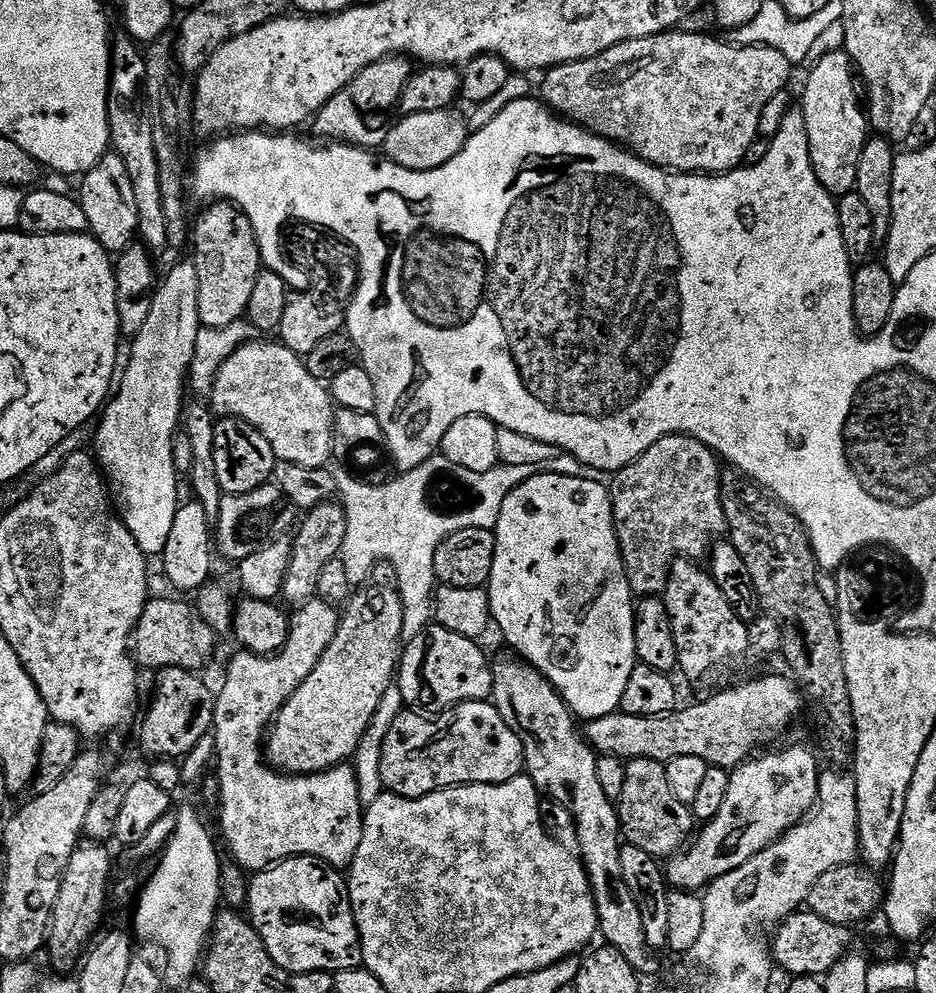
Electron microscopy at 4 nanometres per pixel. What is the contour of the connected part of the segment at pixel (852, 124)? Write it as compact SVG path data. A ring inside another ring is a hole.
M841 50L826 54L826 58L815 61L811 67L812 73L804 84L802 101L810 142L810 162L821 186L833 198L839 198L855 189L858 158L862 158L862 146L870 138L870 121L861 101L860 104L856 101L858 80L847 52Z

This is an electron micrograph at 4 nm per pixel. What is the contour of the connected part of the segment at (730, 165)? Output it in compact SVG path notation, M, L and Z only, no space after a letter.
M687 30L660 32L657 36L647 36L641 40L627 40L589 60L559 64L556 68L547 69L543 73L544 81L538 84L539 99L557 116L580 125L585 132L601 136L612 144L619 144L621 148L631 152L639 160L654 165L655 168L662 168L677 174L731 172L743 165L743 156L746 154L746 150L760 136L758 118L762 118L762 106L766 106L766 102L770 102L770 98L774 98L774 94L783 92L789 87L787 85L788 75L794 72L794 65L782 53L773 48L741 48L731 42L723 44L722 41L715 40L714 37L708 35L704 32L689 32Z

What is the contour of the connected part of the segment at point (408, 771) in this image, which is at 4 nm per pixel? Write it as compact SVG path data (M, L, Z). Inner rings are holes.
M488 700L466 701L464 704L454 705L452 708L445 709L439 715L433 716L405 710L400 713L398 718L394 718L394 726L390 726L382 746L382 782L385 789L394 793L395 796L405 796L411 800L422 798L426 794L440 792L443 788L456 788L460 784L501 784L502 782L510 782L524 771L524 747L518 738L518 734L514 734L514 730L510 730L510 726L506 726L502 714L498 714L495 704Z

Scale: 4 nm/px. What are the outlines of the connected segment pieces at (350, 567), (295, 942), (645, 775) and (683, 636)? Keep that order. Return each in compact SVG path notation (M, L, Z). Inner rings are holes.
M437 454L422 462L422 466L397 475L397 480L392 480L389 484L363 484L352 476L337 475L338 500L343 504L346 514L346 538L342 542L339 555L346 568L346 577L352 586L365 584L377 567L376 560L389 560L387 563L396 572L404 607L403 635L408 638L414 637L434 620L434 589L438 584L434 574L434 554L445 538L467 528L495 529L502 514L502 502L506 502L508 495L524 480L542 474L562 474L566 478L578 478L585 475L585 472L586 469L580 460L567 454L550 458L550 462L541 462L538 466L510 466L499 463L495 468L486 470L482 474L474 474L474 470L454 466L454 462Z
M291 856L289 860L281 860L255 873L248 882L246 912L272 961L288 972L335 974L361 967L364 955L360 949L358 926L348 897L348 885L345 877L331 864L323 863L313 856Z
M637 755L626 763L626 782L622 798L616 804L620 816L620 834L627 843L646 850L657 858L671 858L693 839L694 817L689 805L678 802L666 782L666 767L650 758Z
M683 558L675 560L662 593L670 614L670 630L674 630L674 646L678 646L676 662L688 680L704 680L749 655L748 624L734 614L726 598L722 598L722 590L700 566Z

